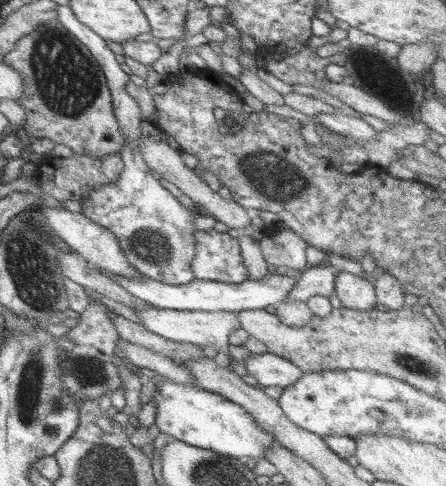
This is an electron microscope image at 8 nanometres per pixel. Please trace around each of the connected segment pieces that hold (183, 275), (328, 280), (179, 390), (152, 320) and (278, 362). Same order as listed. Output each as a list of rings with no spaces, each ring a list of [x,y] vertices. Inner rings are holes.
[[[69,5],[58,7],[57,20],[92,53],[94,60],[100,65],[112,98],[114,118],[122,136],[126,138],[124,147],[120,149],[123,170],[119,177],[113,183],[90,191],[81,200],[82,214],[116,236],[130,266],[141,276],[164,284],[188,284],[195,279],[191,260],[194,260],[196,250],[194,232],[198,230],[194,227],[194,218],[197,211],[187,210],[170,191],[162,187],[160,181],[150,174],[150,169],[142,159],[138,144],[142,136],[140,124],[144,119],[136,100],[124,90],[130,74],[118,63],[116,54],[108,47],[106,40],[82,24]]]
[[[325,261],[302,272],[295,287],[286,295],[285,300],[307,302],[311,296],[327,296],[333,294],[337,270]]]
[[[162,380],[152,392],[151,402],[156,407],[155,424],[158,430],[190,446],[245,461],[248,458],[263,459],[265,452],[276,445],[273,436],[262,430],[245,408],[196,385]]]
[[[146,307],[135,313],[136,316],[140,318],[141,325],[144,326],[146,330],[166,340],[172,340],[180,344],[194,344],[200,348],[210,346],[217,351],[223,351],[225,354],[228,354],[229,359],[232,358],[228,351],[229,336],[234,330],[240,329],[236,312],[202,312],[200,310],[186,312]]]
[[[251,353],[243,362],[249,376],[253,376],[262,386],[289,387],[302,376],[302,370],[289,360],[266,353]]]

